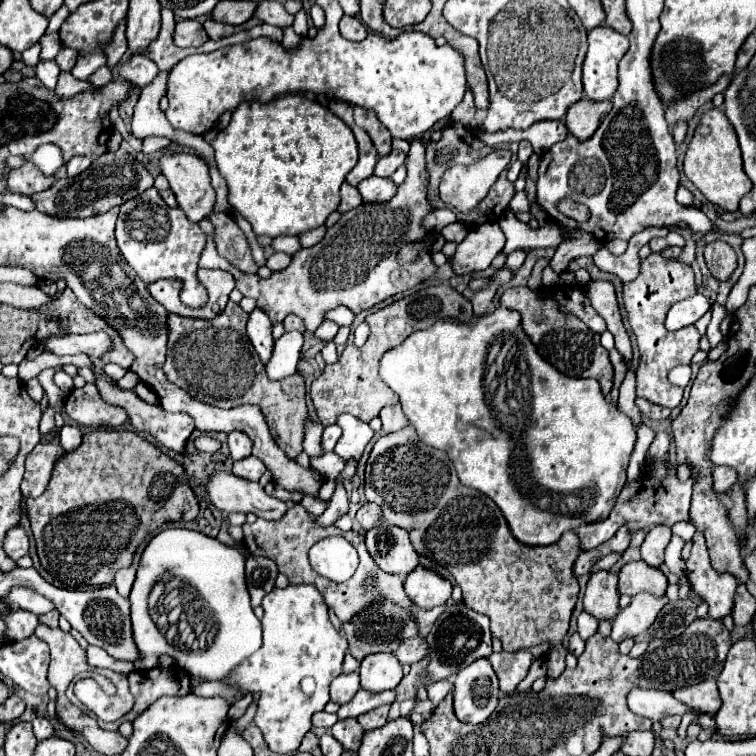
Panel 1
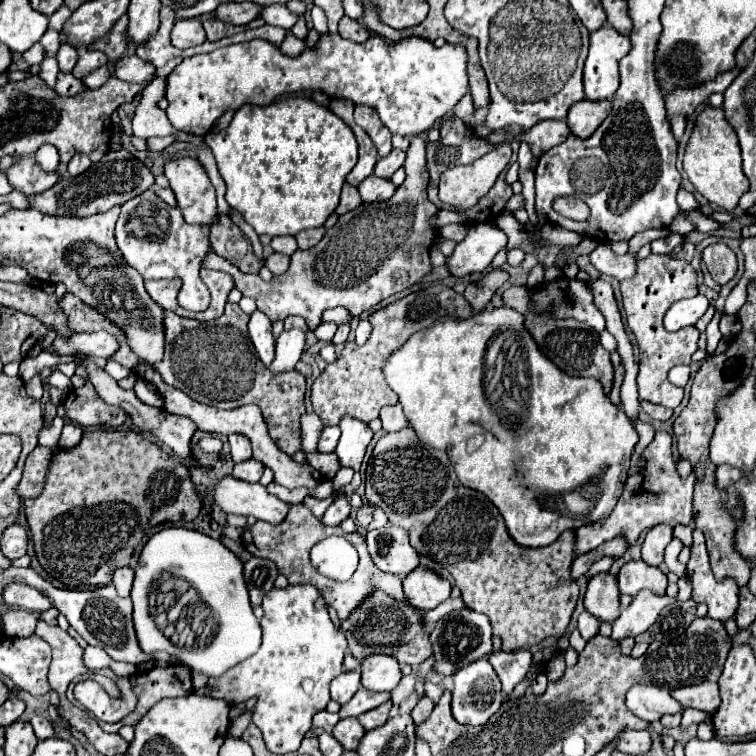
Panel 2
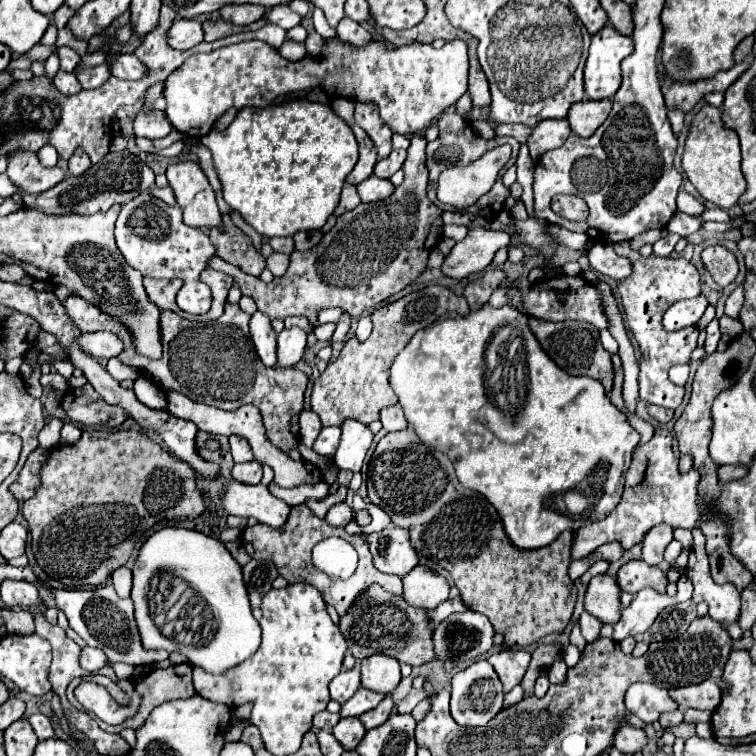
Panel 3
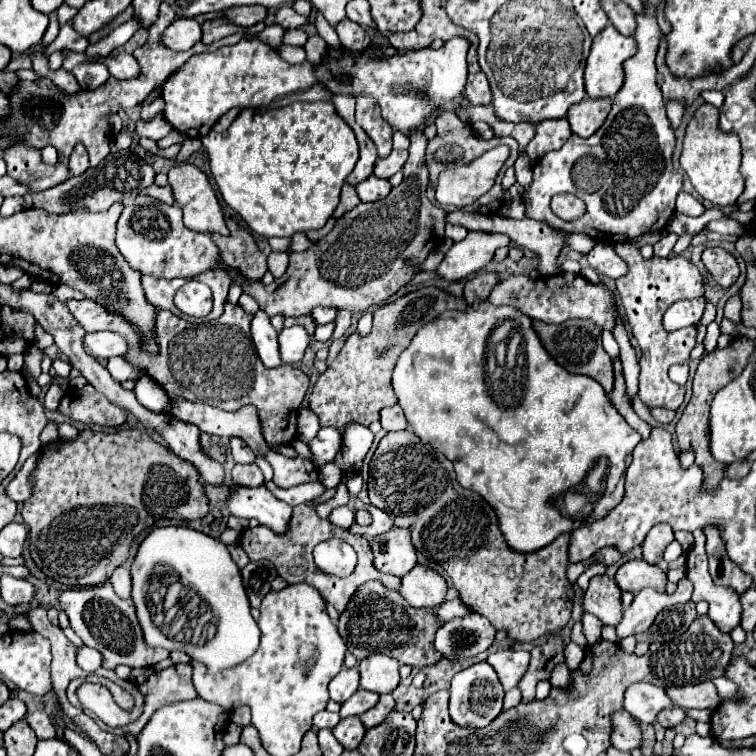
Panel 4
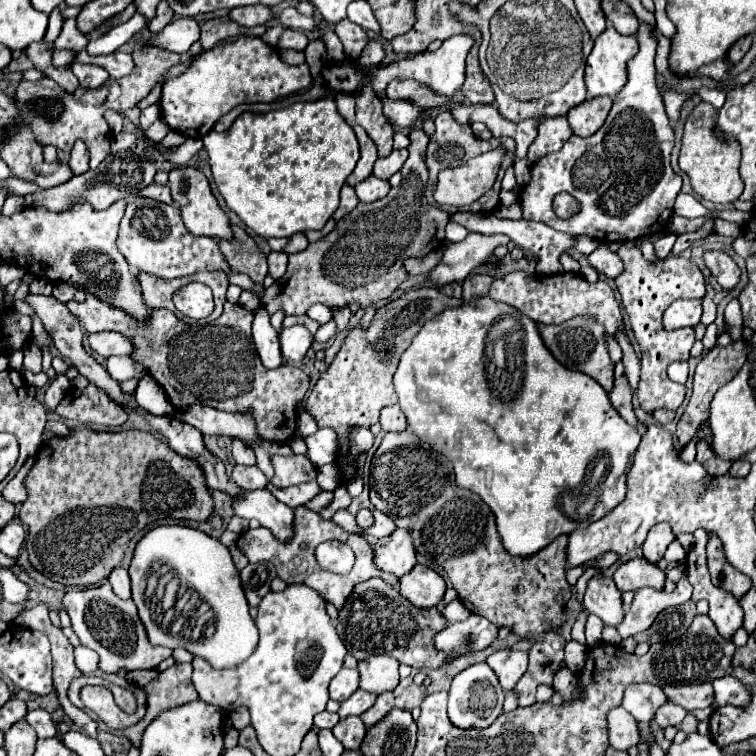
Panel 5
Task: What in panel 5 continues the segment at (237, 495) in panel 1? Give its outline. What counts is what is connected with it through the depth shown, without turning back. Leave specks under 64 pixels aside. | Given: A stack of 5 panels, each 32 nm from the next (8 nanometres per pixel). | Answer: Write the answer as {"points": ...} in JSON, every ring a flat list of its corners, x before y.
{"points":[[266,488,244,492,240,500,234,500,234,512,246,520,256,518,280,542,288,542,294,536,294,510,276,500]]}

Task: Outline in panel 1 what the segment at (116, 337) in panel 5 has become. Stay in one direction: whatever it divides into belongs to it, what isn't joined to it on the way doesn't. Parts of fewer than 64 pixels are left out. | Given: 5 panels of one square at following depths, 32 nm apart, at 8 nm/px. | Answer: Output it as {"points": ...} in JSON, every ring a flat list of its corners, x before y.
{"points":[[106,332,96,334,66,334,44,340,44,348,62,356,62,354,86,354,90,358,100,358,104,352,112,350,112,338]]}

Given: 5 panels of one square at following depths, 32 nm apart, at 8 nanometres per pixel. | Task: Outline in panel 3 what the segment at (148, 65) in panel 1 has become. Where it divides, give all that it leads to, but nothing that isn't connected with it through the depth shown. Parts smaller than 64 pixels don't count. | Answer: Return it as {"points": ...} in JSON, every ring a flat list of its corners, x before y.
{"points":[[120,54,110,58,110,72,120,80,140,80,146,76,146,68,134,54]]}

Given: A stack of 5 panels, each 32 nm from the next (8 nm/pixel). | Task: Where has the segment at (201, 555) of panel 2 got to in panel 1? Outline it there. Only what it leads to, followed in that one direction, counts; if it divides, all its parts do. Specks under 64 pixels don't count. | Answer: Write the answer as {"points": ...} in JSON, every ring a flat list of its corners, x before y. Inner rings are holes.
{"points":[[170,528,156,534,142,552,140,568,130,592,134,640,142,654,142,658,134,662,136,670,150,670,158,666,160,654,170,654,192,678,222,680,234,666,252,656,262,646,262,626,250,606,244,562,244,554,240,550,194,530],[166,574,188,582,198,592,200,602,204,602,194,604,194,616,188,618,188,630,182,632,182,640,176,644,168,644,148,614,148,594,156,582,164,580]]}

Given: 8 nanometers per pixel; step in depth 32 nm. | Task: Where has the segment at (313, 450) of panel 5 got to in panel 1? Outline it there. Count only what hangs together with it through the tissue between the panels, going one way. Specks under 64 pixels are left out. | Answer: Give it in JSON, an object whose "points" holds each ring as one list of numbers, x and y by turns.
{"points":[[332,424,332,426,326,426,324,428,324,434,322,434,322,450,324,452,332,452,334,450,334,446,336,446,336,442,338,442,338,438,340,438,340,434,342,434,342,428,340,426,336,426,336,424]]}

